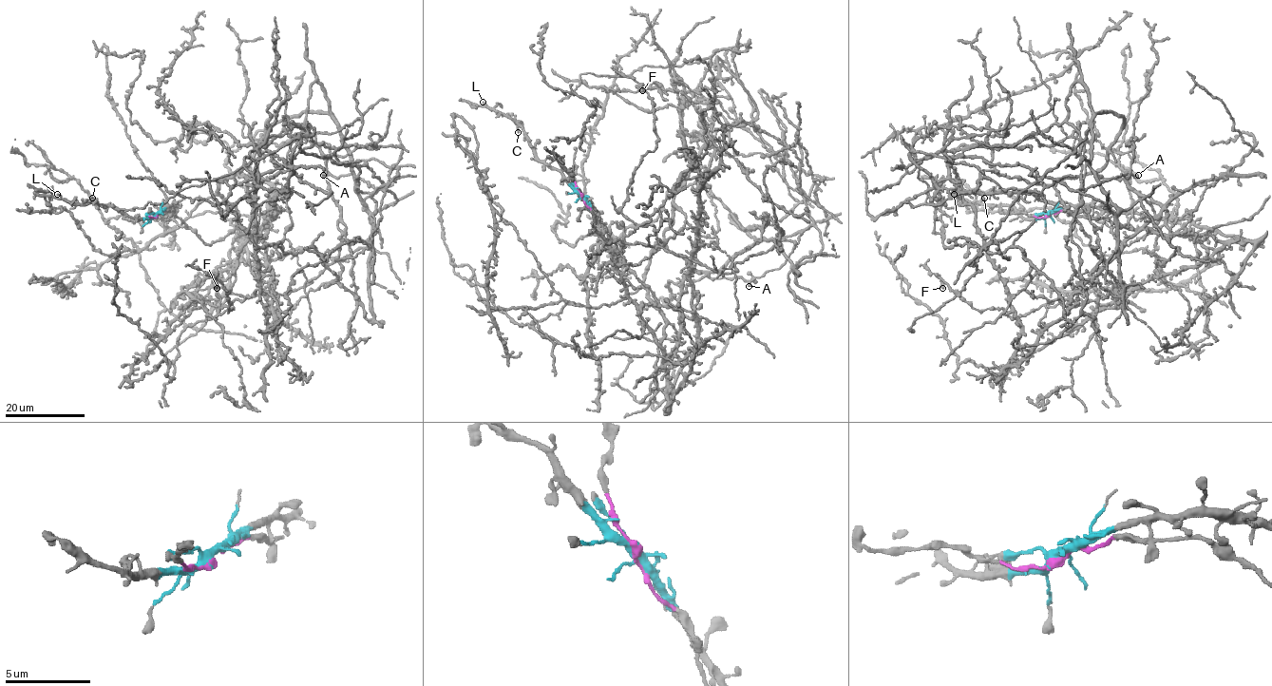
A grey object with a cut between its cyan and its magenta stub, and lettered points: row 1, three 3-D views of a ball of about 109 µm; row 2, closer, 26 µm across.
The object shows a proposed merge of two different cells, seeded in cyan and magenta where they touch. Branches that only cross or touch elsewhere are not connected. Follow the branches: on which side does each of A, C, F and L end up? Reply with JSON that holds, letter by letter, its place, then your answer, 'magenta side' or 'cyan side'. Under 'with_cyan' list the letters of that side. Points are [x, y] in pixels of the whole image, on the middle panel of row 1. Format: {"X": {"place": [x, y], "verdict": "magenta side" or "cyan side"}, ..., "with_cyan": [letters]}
{"A": {"place": [749, 286], "verdict": "magenta side"}, "C": {"place": [518, 132], "verdict": "cyan side"}, "F": {"place": [642, 90], "verdict": "magenta side"}, "L": {"place": [483, 102], "verdict": "cyan side"}, "with_cyan": ["C", "L"]}

